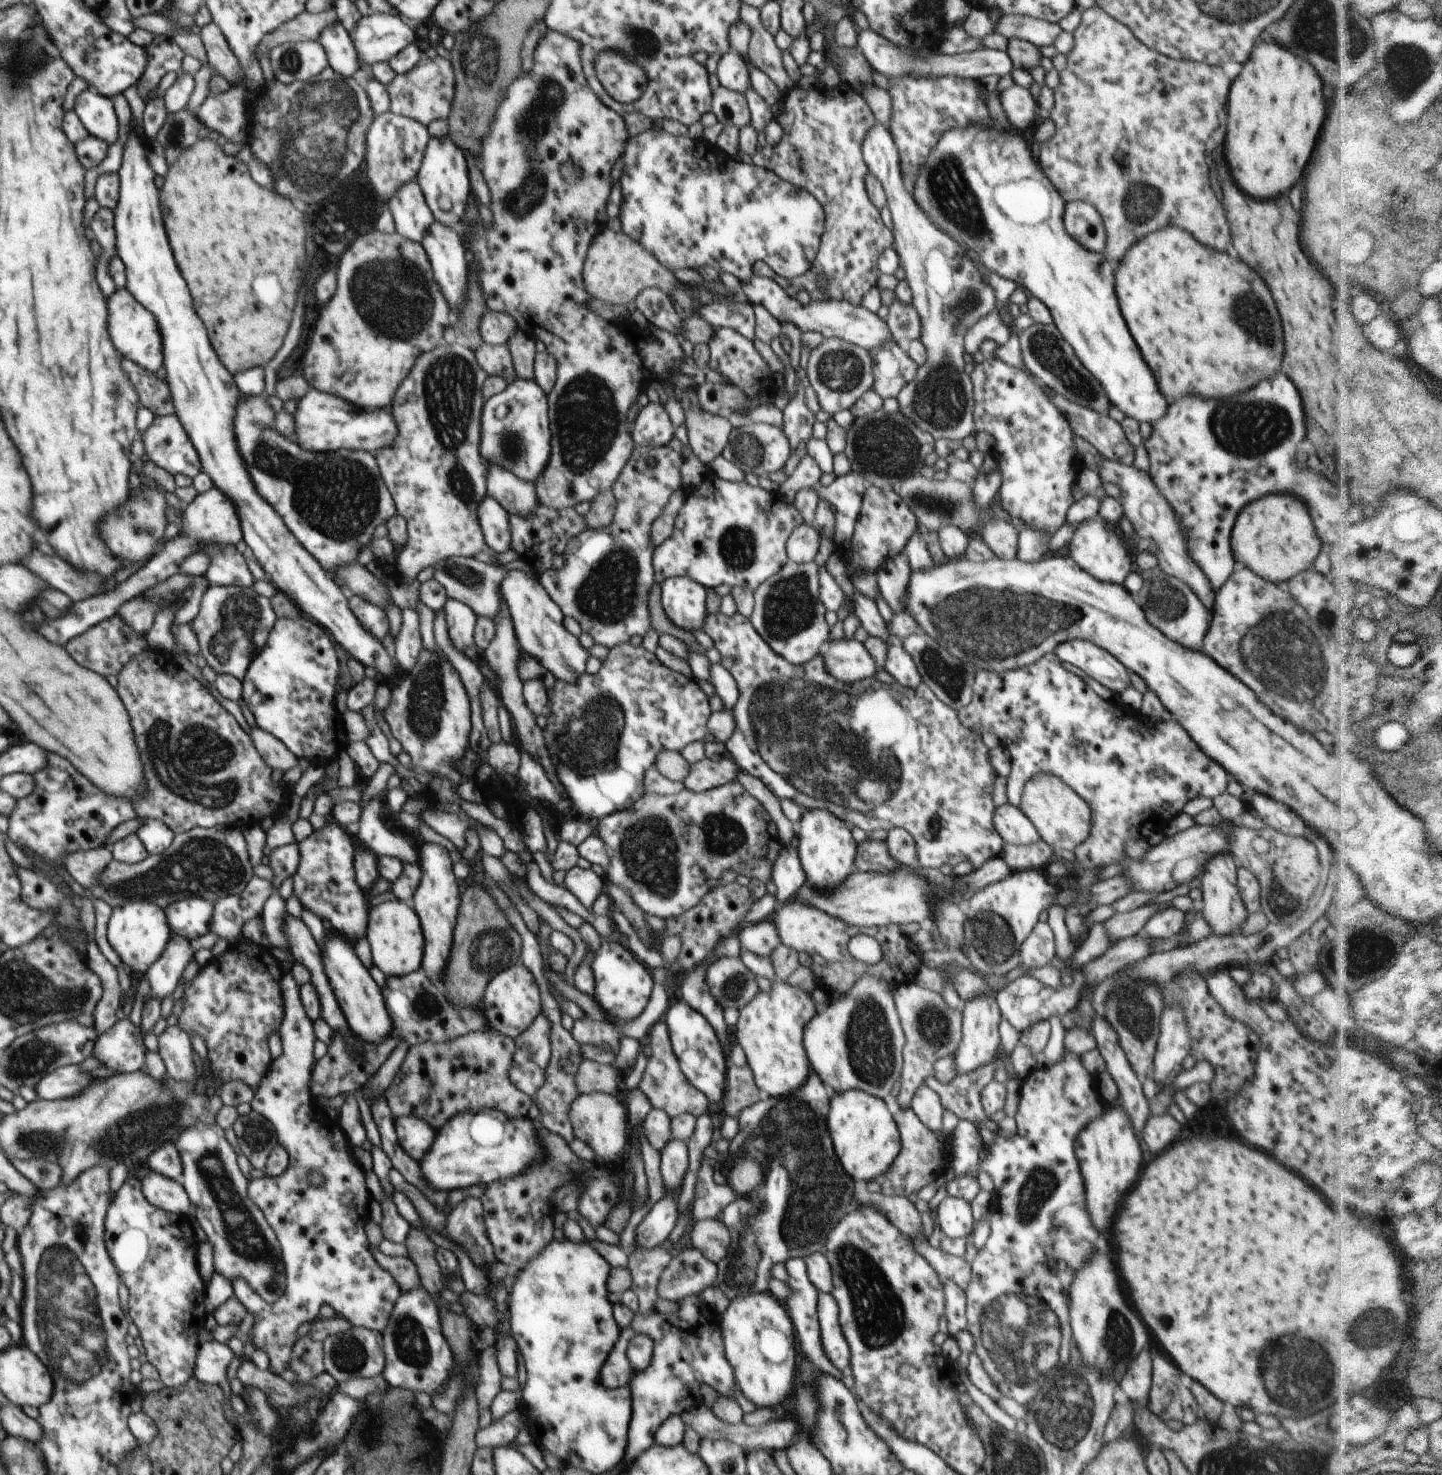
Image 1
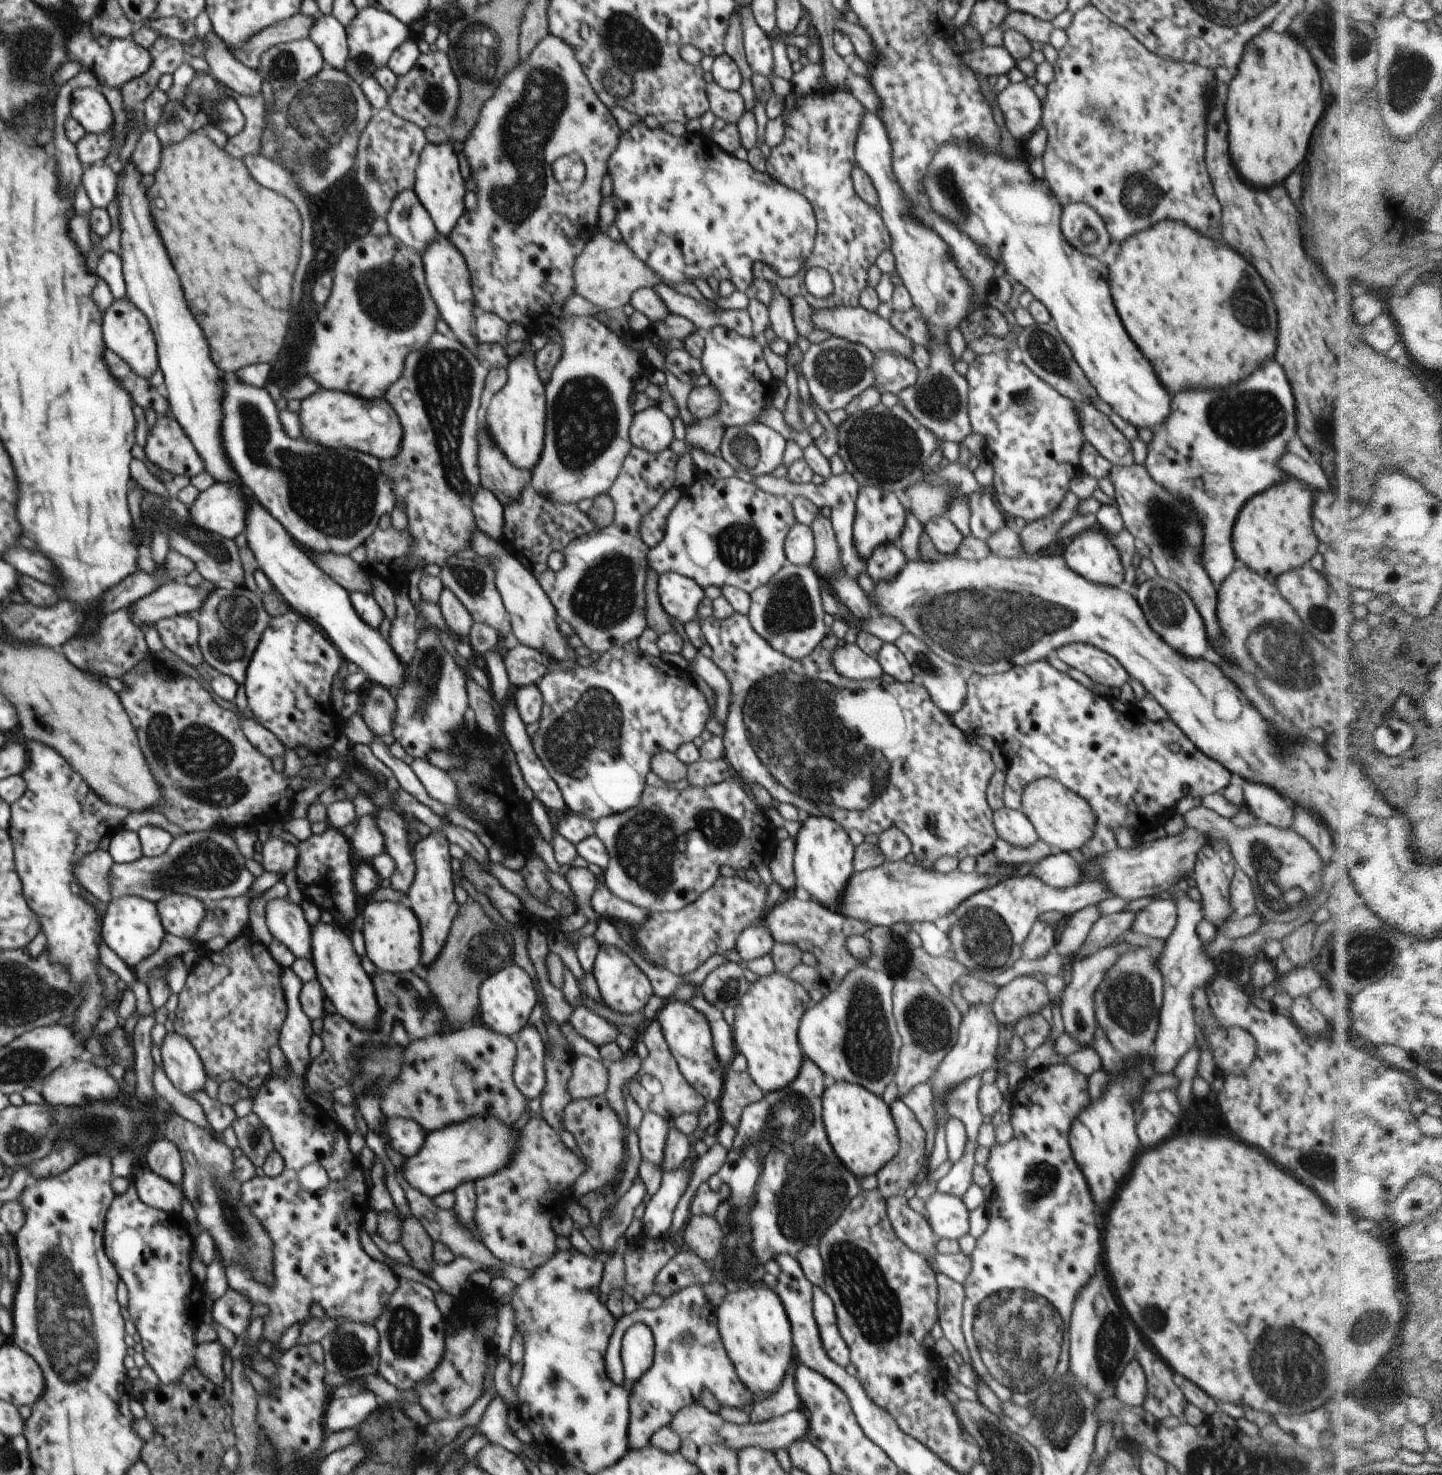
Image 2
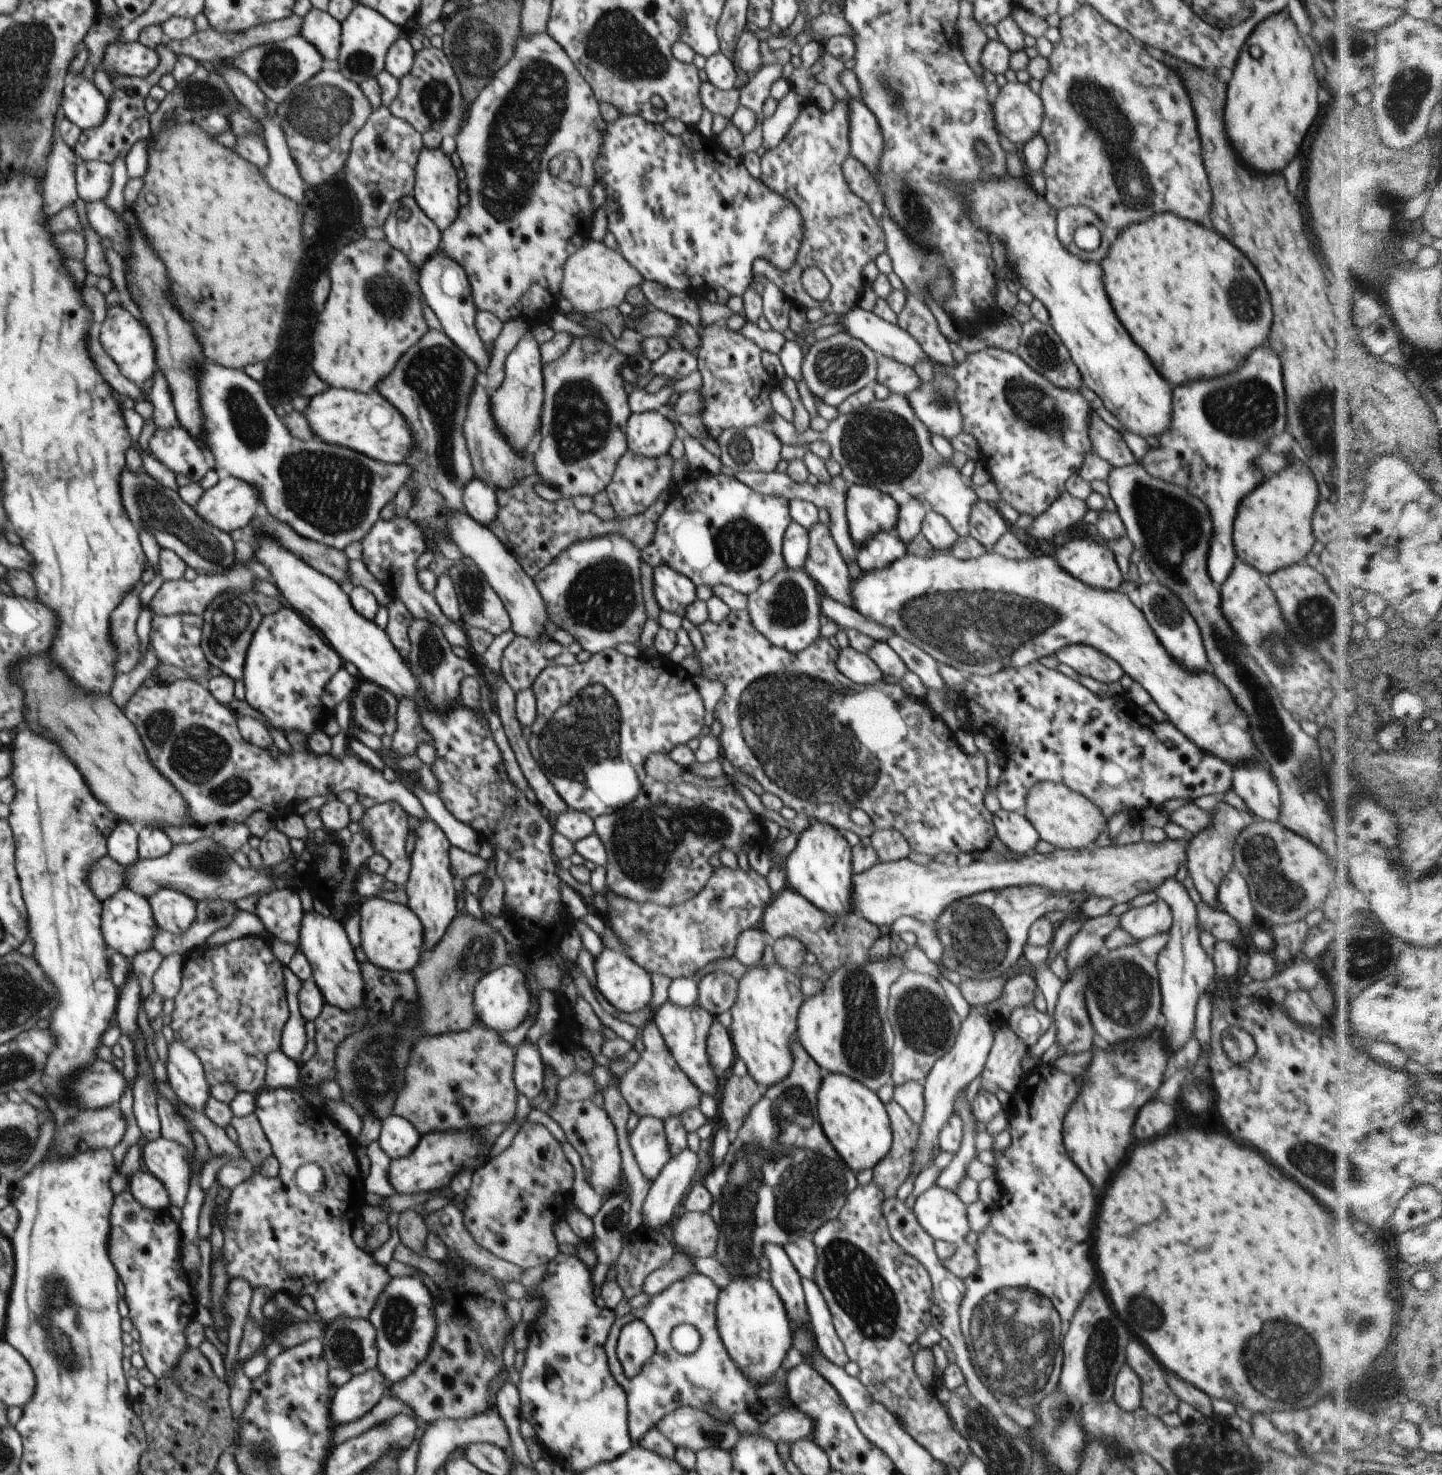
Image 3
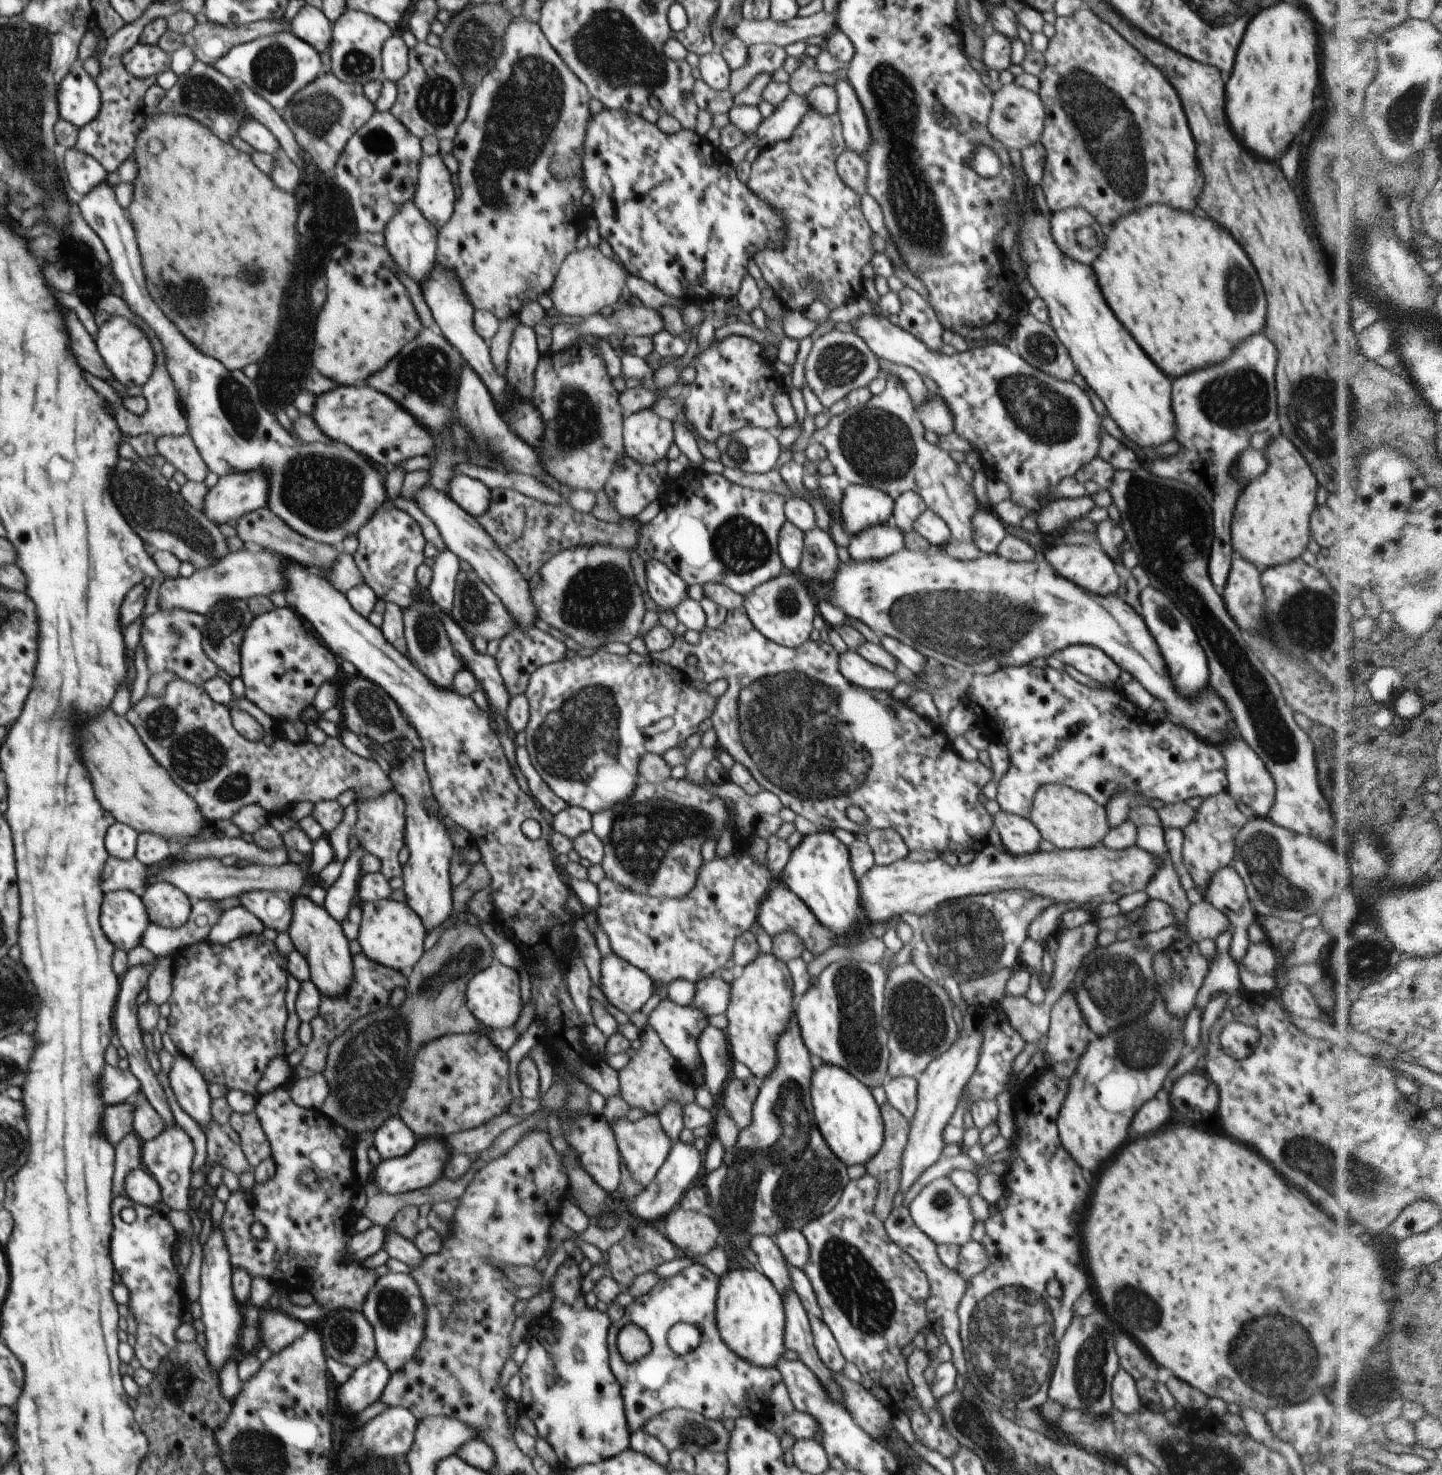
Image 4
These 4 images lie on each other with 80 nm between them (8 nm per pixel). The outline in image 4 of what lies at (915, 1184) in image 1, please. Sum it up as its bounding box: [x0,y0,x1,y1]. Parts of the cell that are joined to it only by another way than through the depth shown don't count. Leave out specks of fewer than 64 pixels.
[865,1102,910,1223]

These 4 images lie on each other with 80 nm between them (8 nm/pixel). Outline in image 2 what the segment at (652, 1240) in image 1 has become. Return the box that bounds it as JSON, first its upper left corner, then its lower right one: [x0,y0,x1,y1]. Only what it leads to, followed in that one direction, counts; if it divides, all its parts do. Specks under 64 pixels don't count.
[642,1158,696,1238]

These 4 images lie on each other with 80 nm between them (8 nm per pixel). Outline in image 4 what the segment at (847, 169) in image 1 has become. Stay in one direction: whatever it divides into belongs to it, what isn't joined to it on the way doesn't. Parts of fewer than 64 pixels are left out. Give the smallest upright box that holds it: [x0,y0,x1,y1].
[747,109,875,312]

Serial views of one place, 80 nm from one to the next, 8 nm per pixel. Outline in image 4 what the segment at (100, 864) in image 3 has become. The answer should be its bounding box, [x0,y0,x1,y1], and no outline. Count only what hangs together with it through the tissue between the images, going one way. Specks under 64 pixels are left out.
[100,856,150,894]

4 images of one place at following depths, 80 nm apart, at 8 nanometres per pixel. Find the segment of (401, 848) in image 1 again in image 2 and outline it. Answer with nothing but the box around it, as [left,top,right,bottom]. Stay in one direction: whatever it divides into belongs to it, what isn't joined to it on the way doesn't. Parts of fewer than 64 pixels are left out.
[349,812,384,862]

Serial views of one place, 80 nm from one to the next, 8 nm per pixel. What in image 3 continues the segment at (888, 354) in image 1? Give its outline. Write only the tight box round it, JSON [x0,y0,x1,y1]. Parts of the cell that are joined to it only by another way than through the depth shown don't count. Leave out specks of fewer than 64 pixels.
[877,356,920,394]

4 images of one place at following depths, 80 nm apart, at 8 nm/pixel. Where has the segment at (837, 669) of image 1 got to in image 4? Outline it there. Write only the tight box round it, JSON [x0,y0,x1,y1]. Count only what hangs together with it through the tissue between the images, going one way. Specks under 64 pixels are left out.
[838,650,898,691]

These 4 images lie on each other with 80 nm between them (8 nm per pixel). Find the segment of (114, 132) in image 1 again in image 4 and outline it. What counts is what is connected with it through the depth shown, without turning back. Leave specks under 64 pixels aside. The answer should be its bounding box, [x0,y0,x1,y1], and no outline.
[58,60,100,128]

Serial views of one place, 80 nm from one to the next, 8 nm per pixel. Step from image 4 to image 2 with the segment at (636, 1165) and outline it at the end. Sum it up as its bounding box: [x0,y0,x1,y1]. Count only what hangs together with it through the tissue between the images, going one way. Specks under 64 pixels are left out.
[638,1112,671,1170]

